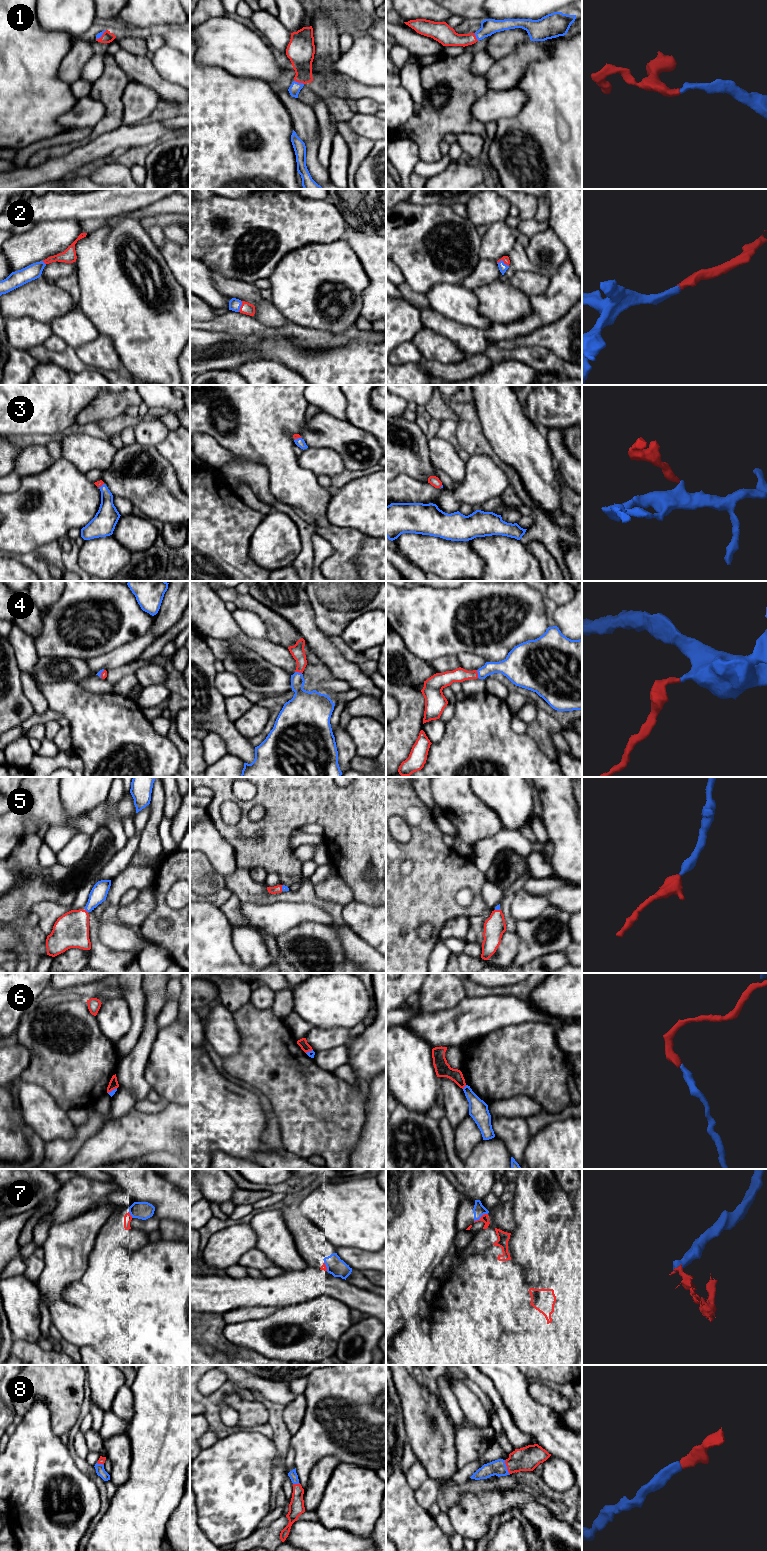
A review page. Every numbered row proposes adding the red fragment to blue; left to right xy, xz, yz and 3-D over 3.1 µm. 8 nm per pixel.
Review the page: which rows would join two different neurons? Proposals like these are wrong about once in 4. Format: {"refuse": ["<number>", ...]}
{"refuse": ["7"]}

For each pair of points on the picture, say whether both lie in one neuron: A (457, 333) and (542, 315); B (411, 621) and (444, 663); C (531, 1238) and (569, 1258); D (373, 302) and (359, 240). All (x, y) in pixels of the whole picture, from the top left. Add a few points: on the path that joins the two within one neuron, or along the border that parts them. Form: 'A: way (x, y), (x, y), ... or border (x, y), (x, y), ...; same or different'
A: way (478, 335), (492, 335), (521, 327); same
B: border (456, 655), (443, 655), (429, 662); different
C: border (570, 1232), (570, 1236), (557, 1263); different
D: way (375, 287), (374, 255); same

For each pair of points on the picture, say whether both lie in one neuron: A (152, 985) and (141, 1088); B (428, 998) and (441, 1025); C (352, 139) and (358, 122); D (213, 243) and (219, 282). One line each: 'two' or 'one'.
A: one
B: two
C: two
D: two

